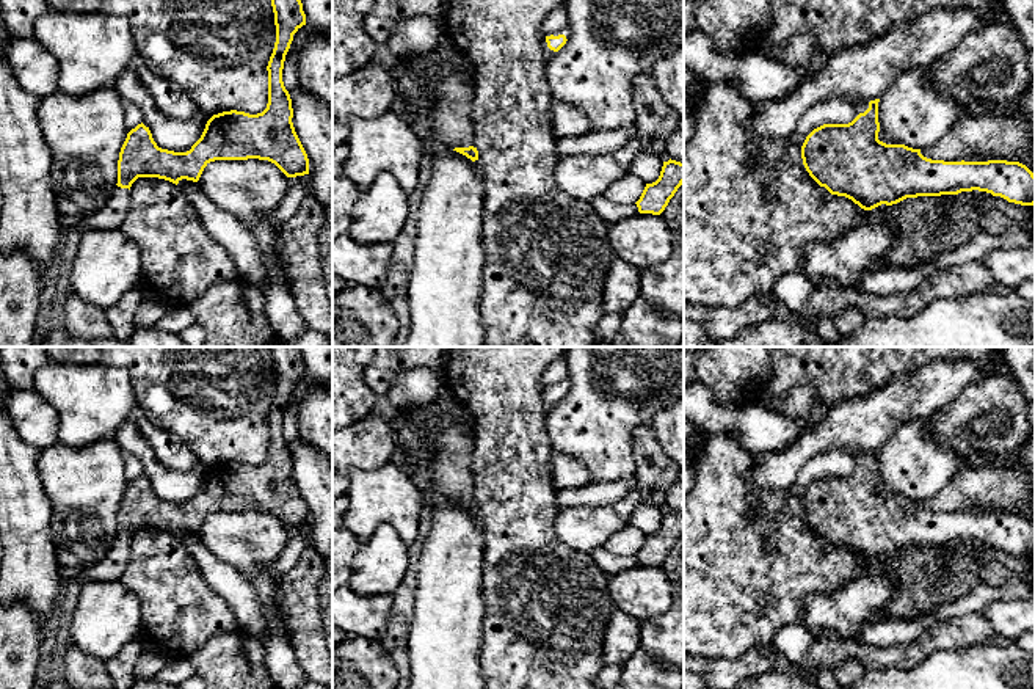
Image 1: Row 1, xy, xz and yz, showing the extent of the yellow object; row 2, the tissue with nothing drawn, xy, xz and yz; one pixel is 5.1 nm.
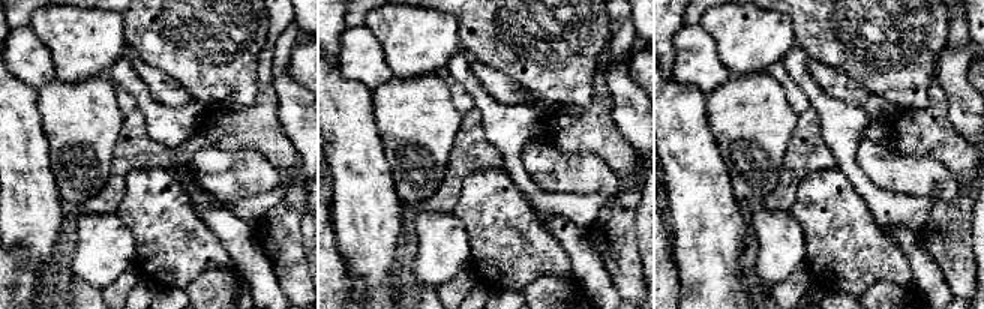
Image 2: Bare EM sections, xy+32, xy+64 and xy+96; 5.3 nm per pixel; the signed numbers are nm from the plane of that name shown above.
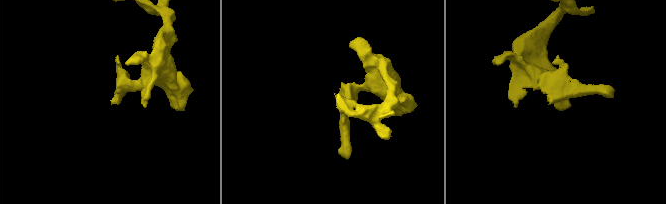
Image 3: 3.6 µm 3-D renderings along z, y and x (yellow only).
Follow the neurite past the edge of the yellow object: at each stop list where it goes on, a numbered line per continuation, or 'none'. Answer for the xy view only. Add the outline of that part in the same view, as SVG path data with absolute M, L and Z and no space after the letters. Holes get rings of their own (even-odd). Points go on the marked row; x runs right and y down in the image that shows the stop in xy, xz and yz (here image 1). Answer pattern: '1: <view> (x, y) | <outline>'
1: xy (112, 214) | M116 185L108 201L99 210L83 218L77 226L82 232L93 229L118 229L125 218L129 206L130 190Z

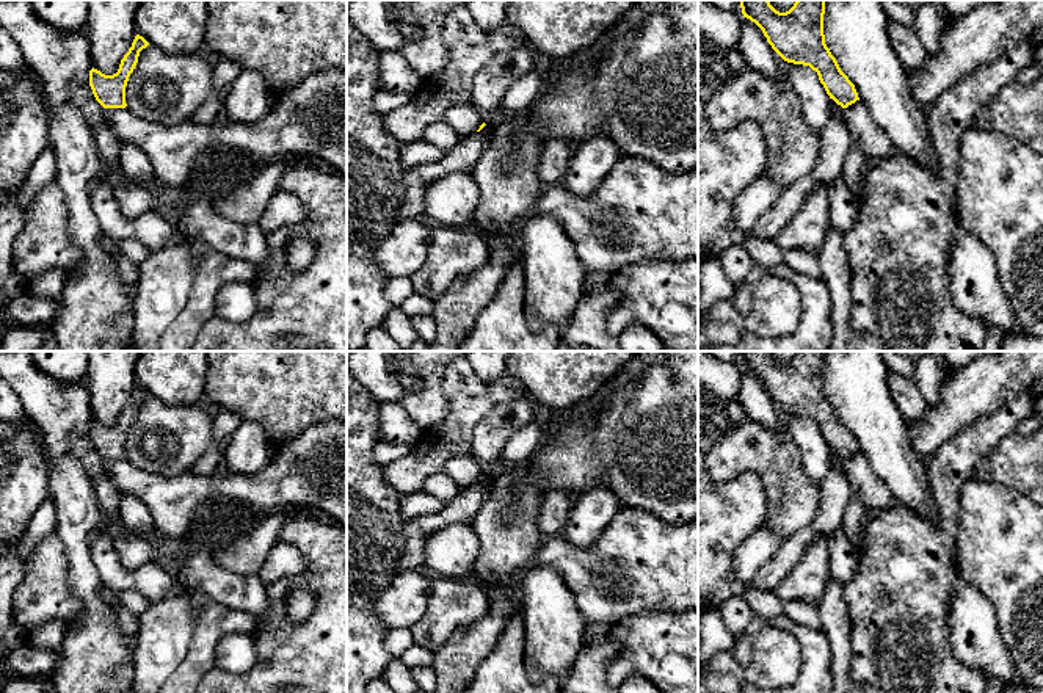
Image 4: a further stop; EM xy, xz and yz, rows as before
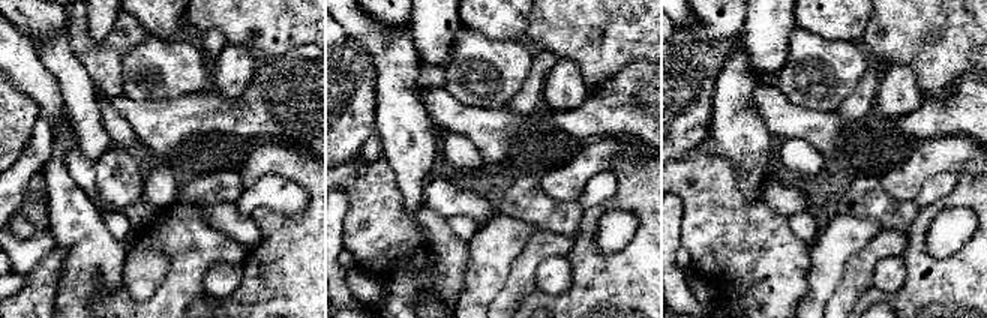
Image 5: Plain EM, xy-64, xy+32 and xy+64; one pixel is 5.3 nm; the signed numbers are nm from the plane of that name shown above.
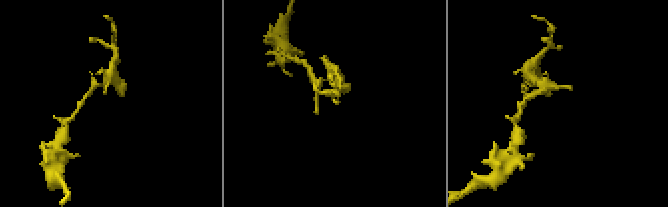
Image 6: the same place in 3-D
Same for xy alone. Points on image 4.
none

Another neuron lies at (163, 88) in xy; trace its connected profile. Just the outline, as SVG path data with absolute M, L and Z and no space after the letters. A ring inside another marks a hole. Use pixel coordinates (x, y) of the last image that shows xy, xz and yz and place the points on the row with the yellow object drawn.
M149 44L129 77L125 108L143 121L180 124L204 105L212 91L213 66L201 55L171 55Z

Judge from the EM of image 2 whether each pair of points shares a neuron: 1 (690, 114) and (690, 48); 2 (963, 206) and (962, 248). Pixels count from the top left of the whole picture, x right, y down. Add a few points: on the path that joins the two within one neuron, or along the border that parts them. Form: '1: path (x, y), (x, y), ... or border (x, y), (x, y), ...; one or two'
1: border (671, 72), (677, 81), (692, 84), (707, 95); two
2: path (962, 216), (962, 237); one

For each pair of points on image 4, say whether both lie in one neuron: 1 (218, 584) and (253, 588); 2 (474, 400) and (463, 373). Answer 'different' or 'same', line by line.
1: same
2: same

